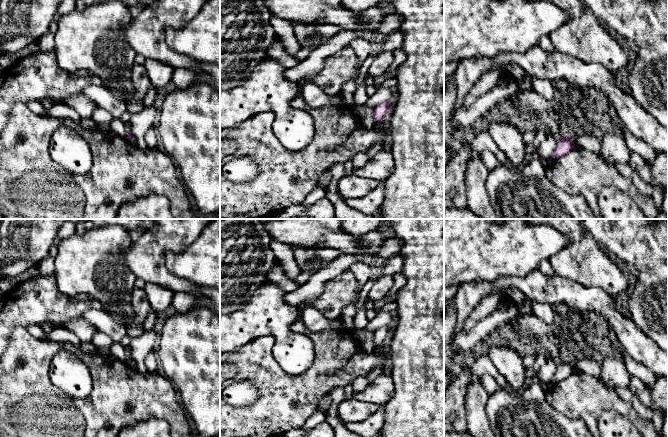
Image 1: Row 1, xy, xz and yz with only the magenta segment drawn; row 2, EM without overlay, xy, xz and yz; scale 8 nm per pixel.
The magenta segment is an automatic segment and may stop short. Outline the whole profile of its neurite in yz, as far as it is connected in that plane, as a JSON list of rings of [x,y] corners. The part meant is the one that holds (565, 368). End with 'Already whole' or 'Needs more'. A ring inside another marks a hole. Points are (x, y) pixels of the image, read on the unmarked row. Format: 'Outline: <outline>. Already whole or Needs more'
Outline: [[[569,359],[561,361],[549,384],[552,382],[557,384],[558,382],[567,379],[574,371],[575,368]]]. Already whole

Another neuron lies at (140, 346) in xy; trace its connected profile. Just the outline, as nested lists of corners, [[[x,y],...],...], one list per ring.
[[[158,329],[146,331],[139,337],[133,338],[129,344],[131,348],[130,358],[137,364],[137,370],[145,374],[148,372],[145,364],[146,356],[149,352],[155,351],[159,343]]]

